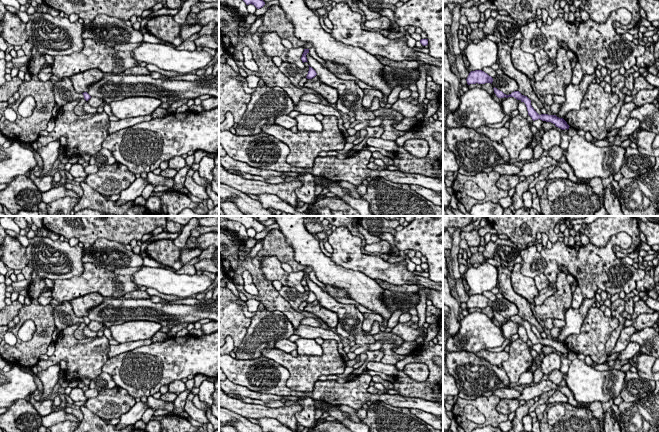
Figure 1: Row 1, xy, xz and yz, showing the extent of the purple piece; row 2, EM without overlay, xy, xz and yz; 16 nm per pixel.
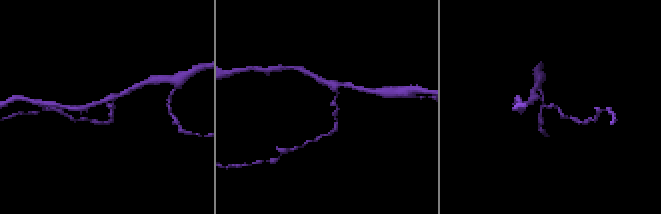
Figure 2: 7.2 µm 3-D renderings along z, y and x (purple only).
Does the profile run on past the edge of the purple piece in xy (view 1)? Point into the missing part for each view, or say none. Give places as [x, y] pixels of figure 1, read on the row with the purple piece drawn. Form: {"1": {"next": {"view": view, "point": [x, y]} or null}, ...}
{"1": {"next": null}}

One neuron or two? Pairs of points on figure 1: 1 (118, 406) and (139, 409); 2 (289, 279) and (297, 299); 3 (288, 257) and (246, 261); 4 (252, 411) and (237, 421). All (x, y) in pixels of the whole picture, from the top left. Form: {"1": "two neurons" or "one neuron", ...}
{"1": "two neurons", "2": "two neurons", "3": "one neuron", "4": "two neurons"}

